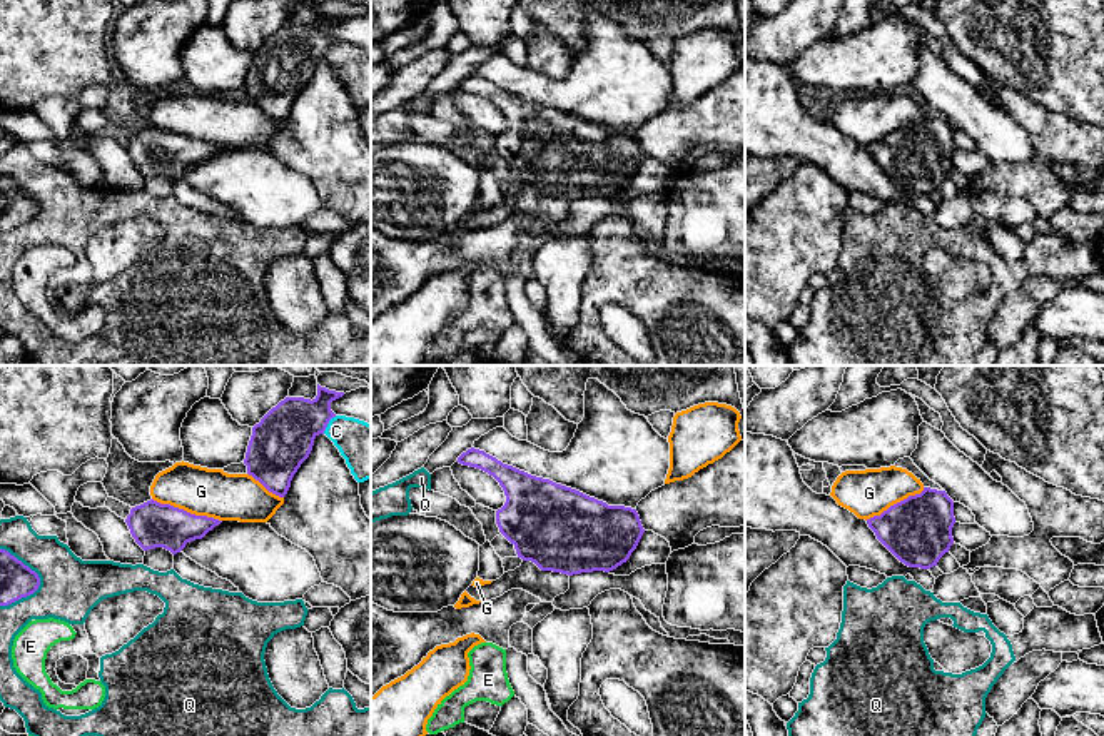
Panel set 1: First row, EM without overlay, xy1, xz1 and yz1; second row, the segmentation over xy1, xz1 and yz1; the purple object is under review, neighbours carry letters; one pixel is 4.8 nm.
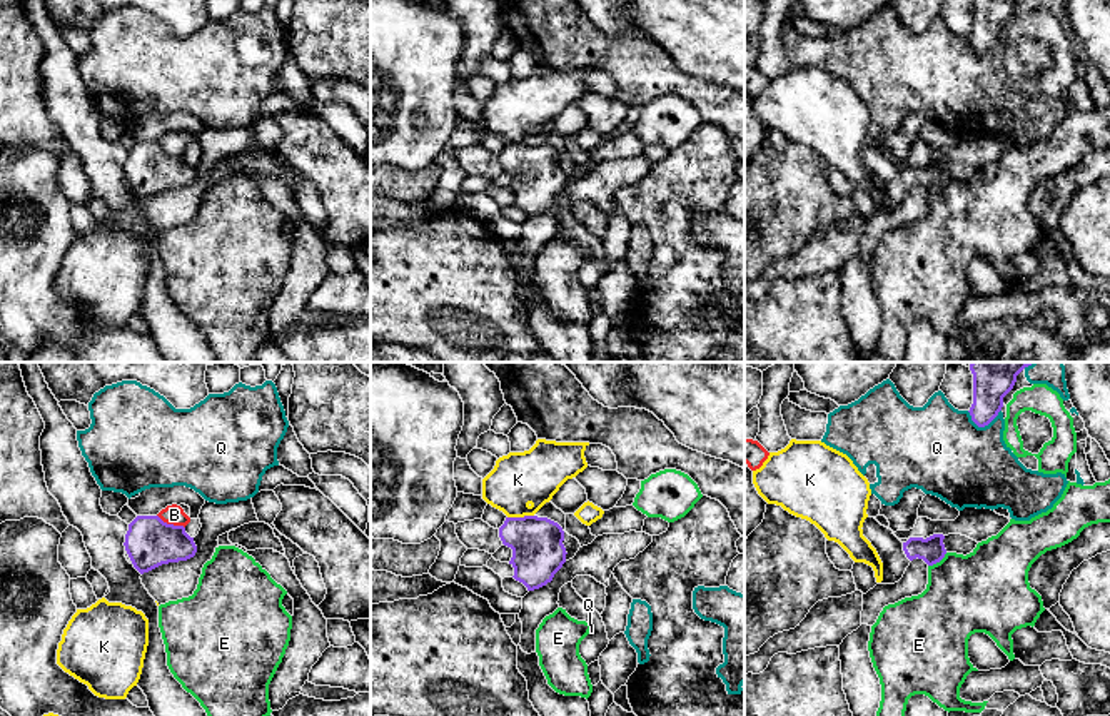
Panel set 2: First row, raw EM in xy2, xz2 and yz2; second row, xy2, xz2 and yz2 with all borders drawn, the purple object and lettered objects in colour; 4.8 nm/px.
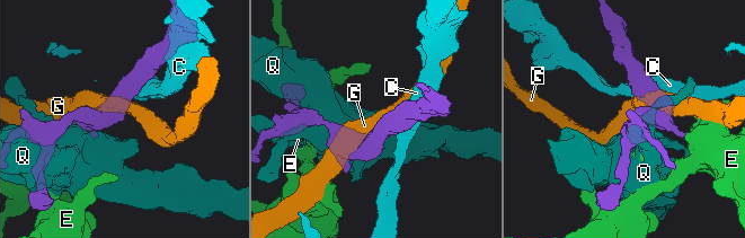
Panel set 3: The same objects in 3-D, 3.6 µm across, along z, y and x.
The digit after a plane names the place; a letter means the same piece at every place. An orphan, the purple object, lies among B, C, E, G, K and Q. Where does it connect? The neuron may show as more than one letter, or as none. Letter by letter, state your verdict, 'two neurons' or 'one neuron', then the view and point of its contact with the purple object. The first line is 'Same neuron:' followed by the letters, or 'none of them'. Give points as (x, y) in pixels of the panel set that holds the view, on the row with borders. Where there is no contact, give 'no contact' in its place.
Same neuron: none of them
B: two neurons; meets purple in xy2 at (171, 524)
C: two neurons; meets purple in xy1 at (328, 423)
E: two neurons; meets purple in yz2 at (937, 561)
G: two neurons; meets purple in xy1 at (186, 511)
K: two neurons; meets purple in xz2 at (519, 518)
Q: two neurons; meets purple in yz2 at (982, 426)

